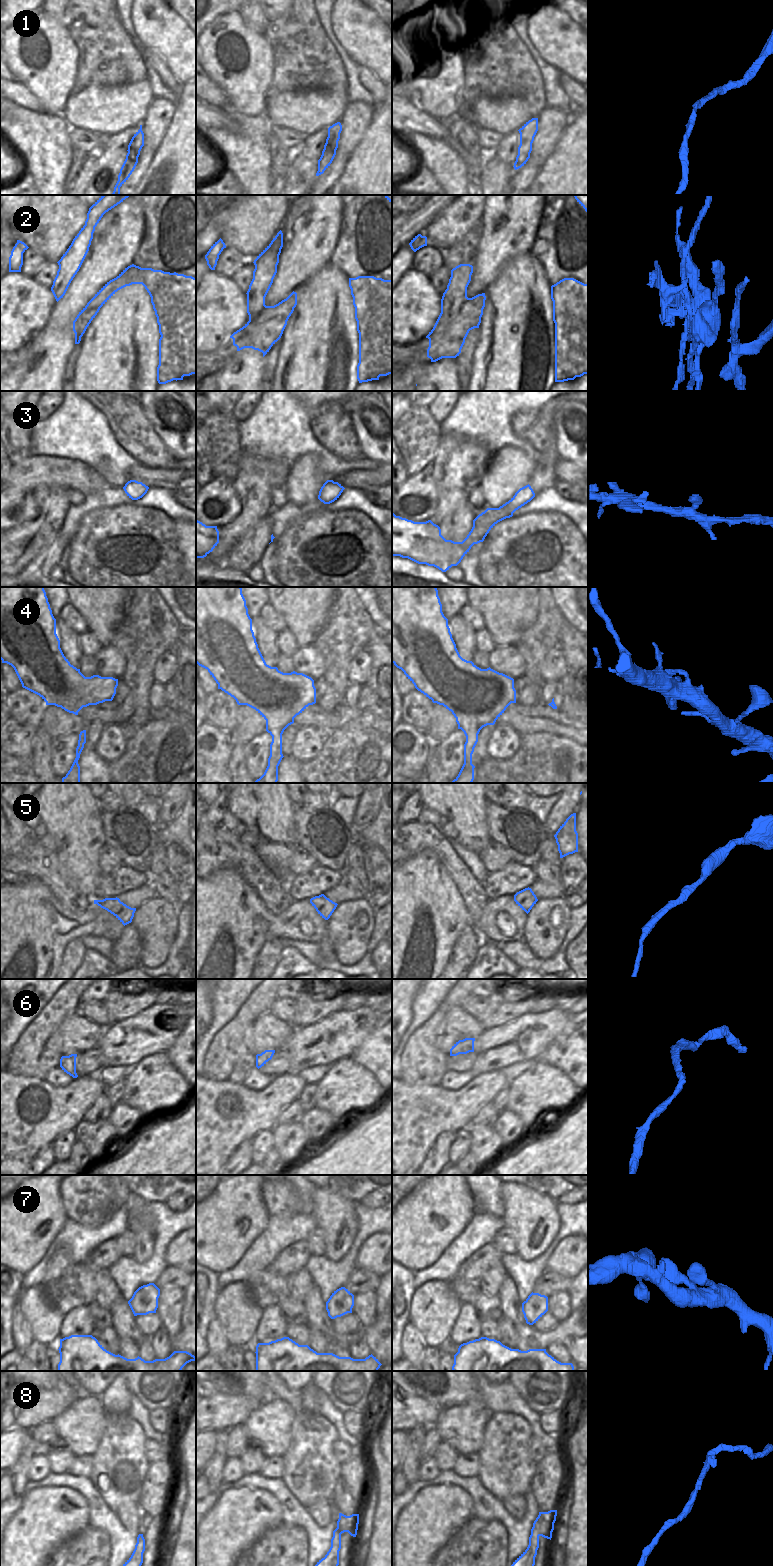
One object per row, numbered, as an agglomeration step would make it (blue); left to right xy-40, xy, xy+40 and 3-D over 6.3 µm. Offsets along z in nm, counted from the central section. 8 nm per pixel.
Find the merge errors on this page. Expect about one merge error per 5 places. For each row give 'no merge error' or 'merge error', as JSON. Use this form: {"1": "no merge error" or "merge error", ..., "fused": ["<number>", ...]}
{"1": "no merge error", "2": "merge error", "3": "no merge error", "4": "no merge error", "5": "no merge error", "6": "no merge error", "7": "no merge error", "8": "no merge error", "fused": ["2"]}

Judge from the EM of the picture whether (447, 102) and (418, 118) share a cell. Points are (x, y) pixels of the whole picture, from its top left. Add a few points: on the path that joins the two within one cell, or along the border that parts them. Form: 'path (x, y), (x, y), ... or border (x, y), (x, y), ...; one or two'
border (415, 102), (440, 121); two

